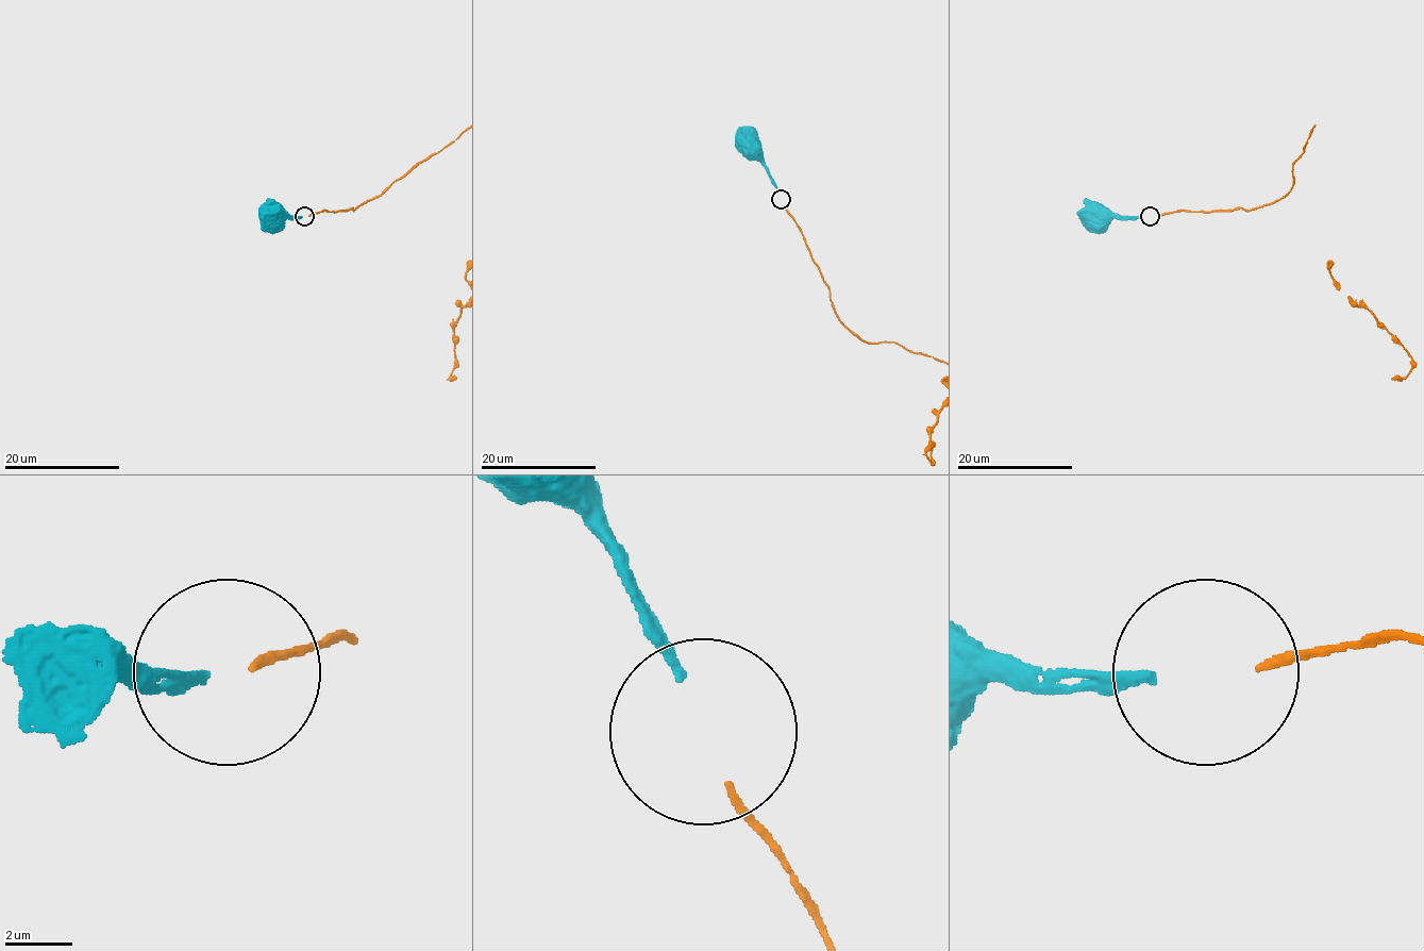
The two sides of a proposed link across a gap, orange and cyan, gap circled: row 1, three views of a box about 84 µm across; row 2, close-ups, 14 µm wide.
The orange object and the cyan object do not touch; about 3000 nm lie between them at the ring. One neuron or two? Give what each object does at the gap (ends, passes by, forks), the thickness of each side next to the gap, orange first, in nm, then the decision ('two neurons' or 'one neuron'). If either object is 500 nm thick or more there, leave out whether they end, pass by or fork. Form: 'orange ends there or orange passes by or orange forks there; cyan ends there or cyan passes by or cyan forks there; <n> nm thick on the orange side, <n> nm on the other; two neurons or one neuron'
orange ends there; cyan ends there; 240 nm thick on the orange side, 320 nm on the other; two neurons

